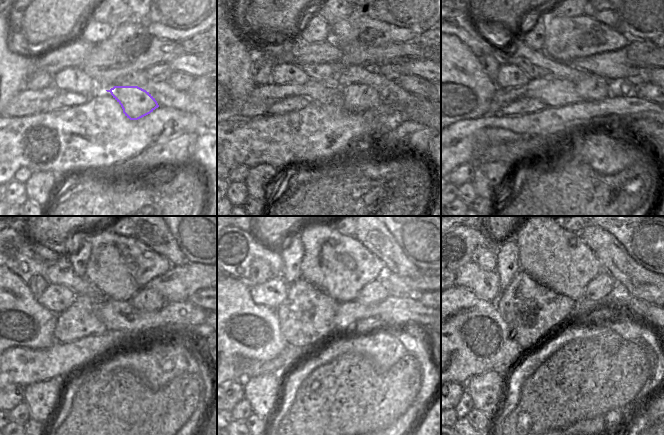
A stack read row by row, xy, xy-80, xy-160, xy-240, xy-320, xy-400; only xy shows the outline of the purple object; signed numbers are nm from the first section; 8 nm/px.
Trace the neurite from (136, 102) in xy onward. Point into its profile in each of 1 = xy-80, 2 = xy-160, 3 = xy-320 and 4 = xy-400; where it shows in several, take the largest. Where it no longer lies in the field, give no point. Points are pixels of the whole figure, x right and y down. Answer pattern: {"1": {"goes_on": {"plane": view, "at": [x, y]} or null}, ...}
{"1": {"goes_on": {"plane": "xy-80", "at": [357, 97]}}, "2": {"goes_on": {"plane": "xy-160", "at": [594, 87]}}, "3": {"goes_on": {"plane": "xy-320", "at": [373, 292]}}, "4": {"goes_on": {"plane": "xy-400", "at": [602, 287]}}}

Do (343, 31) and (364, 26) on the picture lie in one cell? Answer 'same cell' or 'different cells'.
same cell

